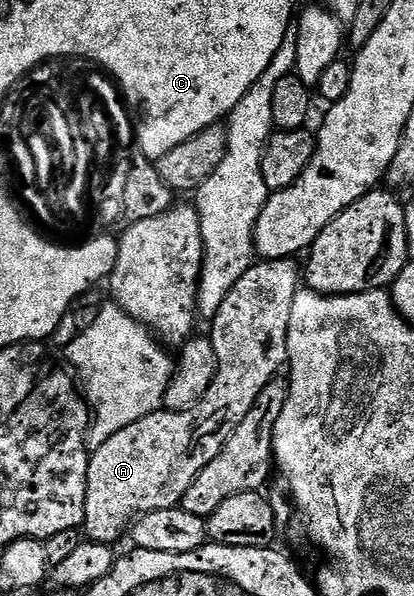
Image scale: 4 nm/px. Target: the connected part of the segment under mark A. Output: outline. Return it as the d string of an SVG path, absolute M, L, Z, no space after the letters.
M292 259L283 261L257 260L230 287L230 295L222 299L222 307L210 319L210 336L214 355L218 359L218 367L210 387L204 398L188 409L177 413L157 411L138 419L138 423L130 423L130 427L122 427L106 443L95 446L88 459L88 482L86 483L86 507L82 533L89 542L115 546L120 536L129 532L130 526L137 517L145 513L175 509L180 500L190 491L190 483L198 479L202 467L210 463L222 451L222 447L234 435L238 423L246 419L246 415L254 407L258 395L285 368L288 359L288 332L290 331L290 307L294 307L294 295L302 285L302 269Z

